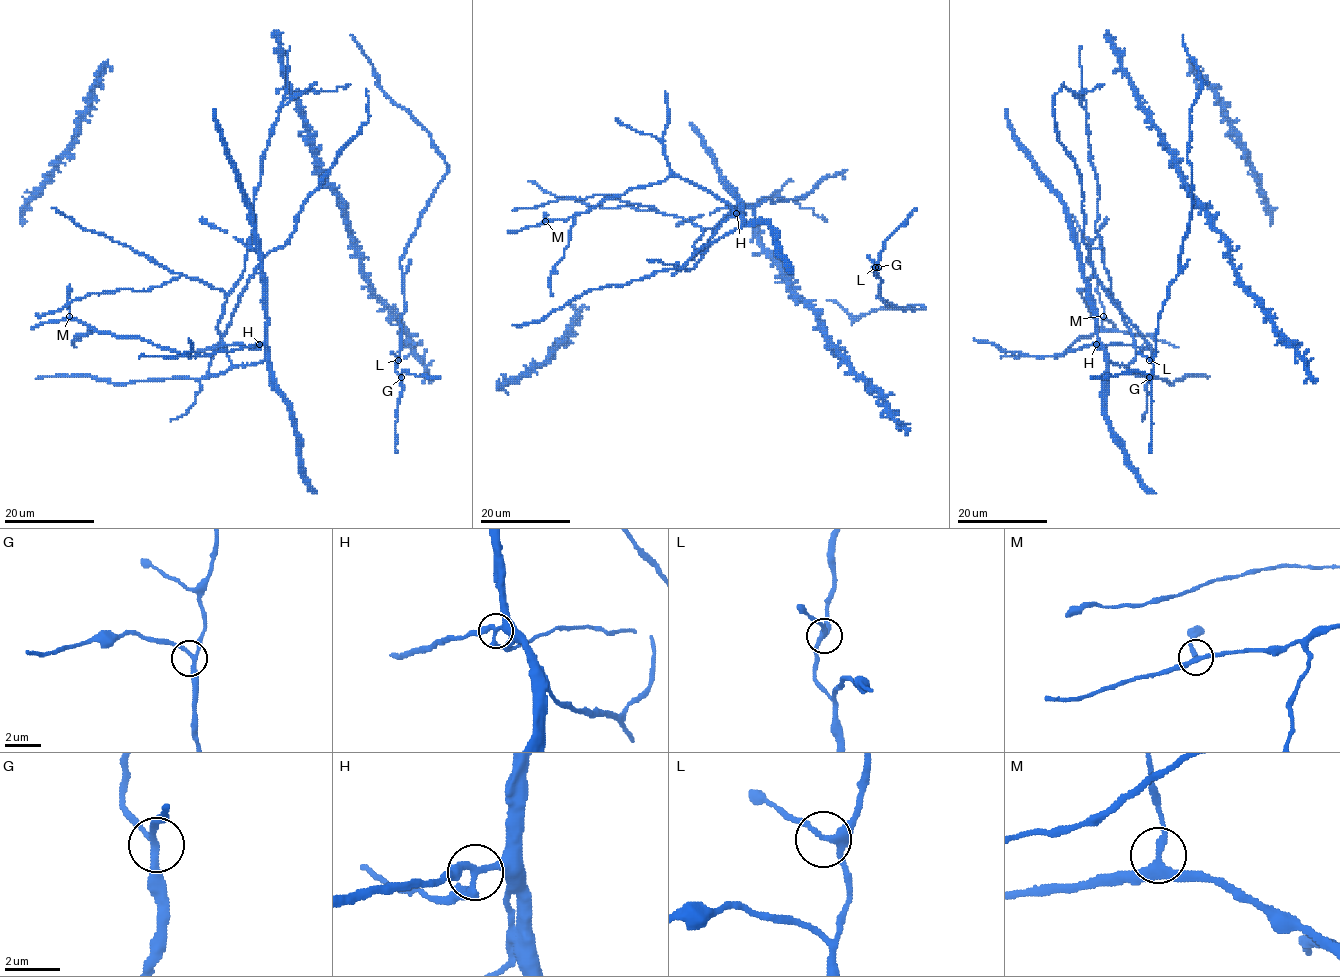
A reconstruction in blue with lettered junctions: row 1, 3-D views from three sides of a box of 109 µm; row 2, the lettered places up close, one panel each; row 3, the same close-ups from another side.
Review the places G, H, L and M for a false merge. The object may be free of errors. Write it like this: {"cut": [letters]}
{"cut": ["H"]}

